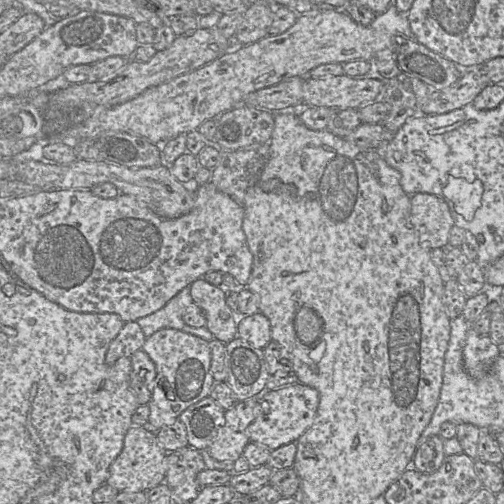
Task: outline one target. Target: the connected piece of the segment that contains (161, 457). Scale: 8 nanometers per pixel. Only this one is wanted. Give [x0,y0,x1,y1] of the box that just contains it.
[106,426,166,492]

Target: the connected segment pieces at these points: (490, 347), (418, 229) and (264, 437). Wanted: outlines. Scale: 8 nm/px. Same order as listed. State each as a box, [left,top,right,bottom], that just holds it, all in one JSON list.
[[463,326,502,377],[410,195,454,250],[247,382,319,451]]

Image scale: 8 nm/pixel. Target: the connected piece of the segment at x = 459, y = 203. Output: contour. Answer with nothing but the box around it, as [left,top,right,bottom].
[443,178,483,220]

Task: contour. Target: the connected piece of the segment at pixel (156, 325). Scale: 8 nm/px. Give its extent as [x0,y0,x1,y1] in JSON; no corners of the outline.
[137,286,214,342]

